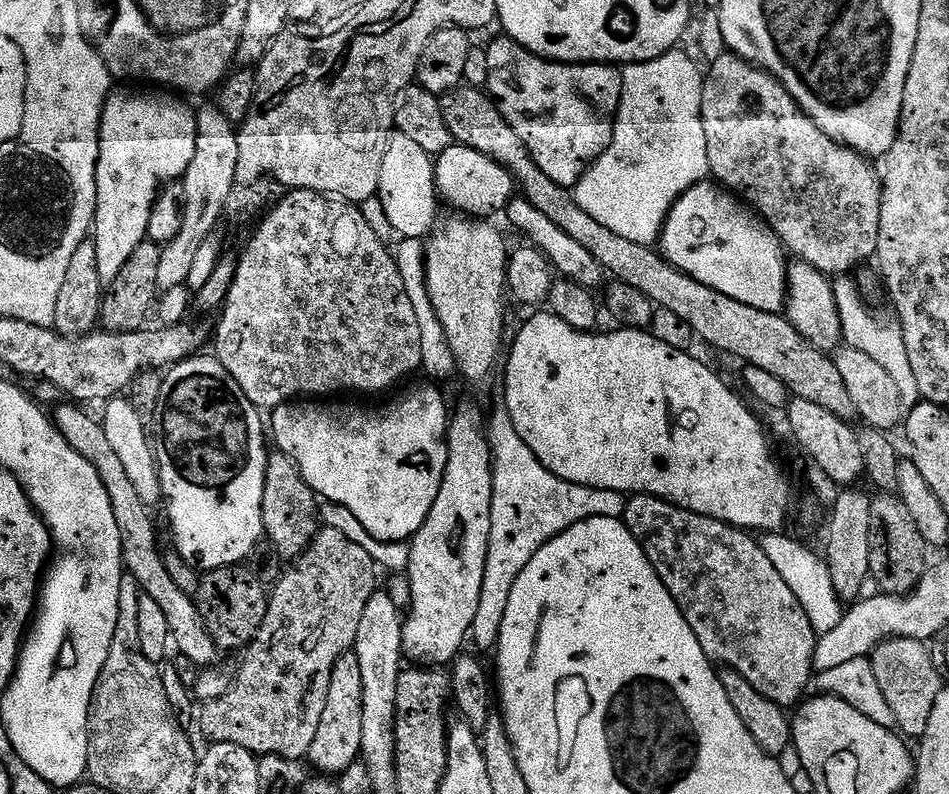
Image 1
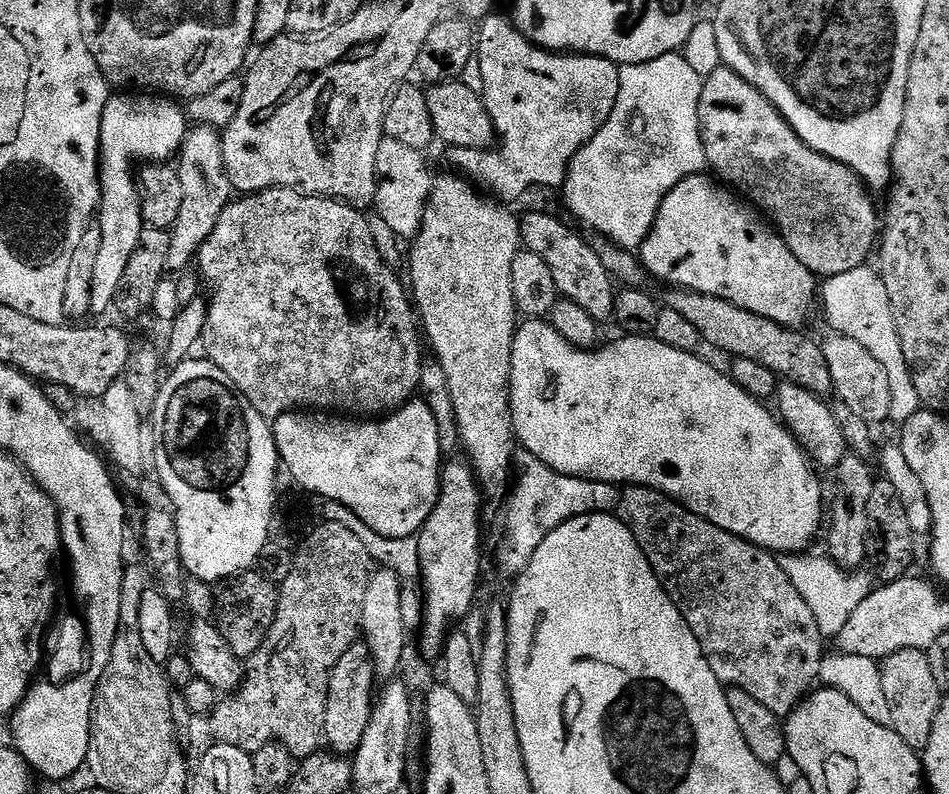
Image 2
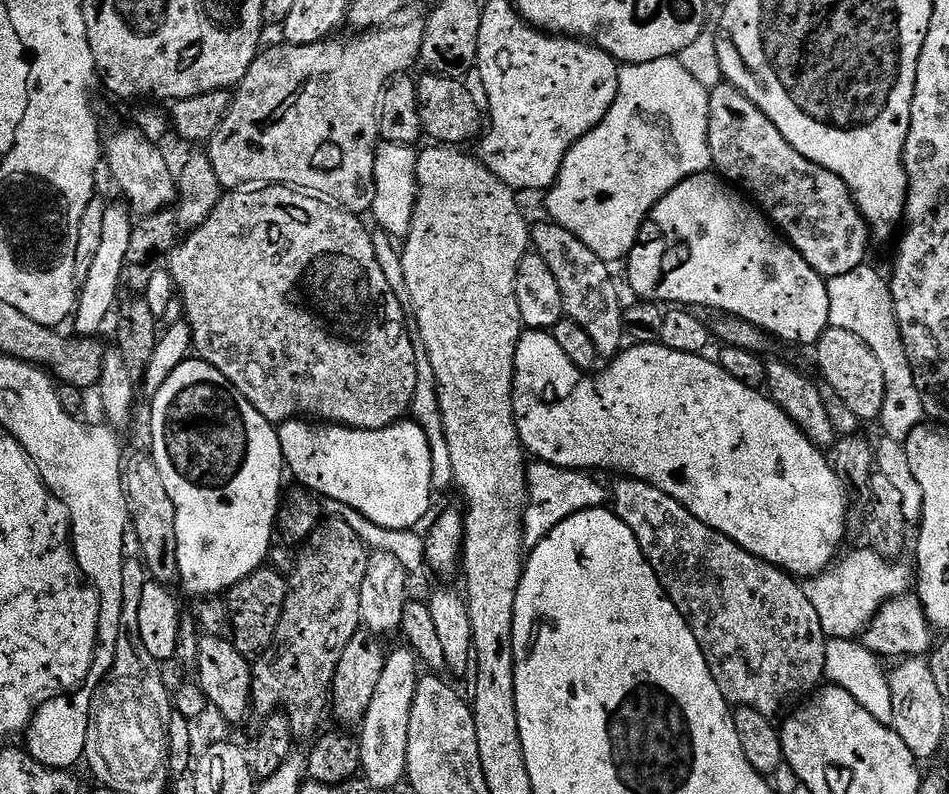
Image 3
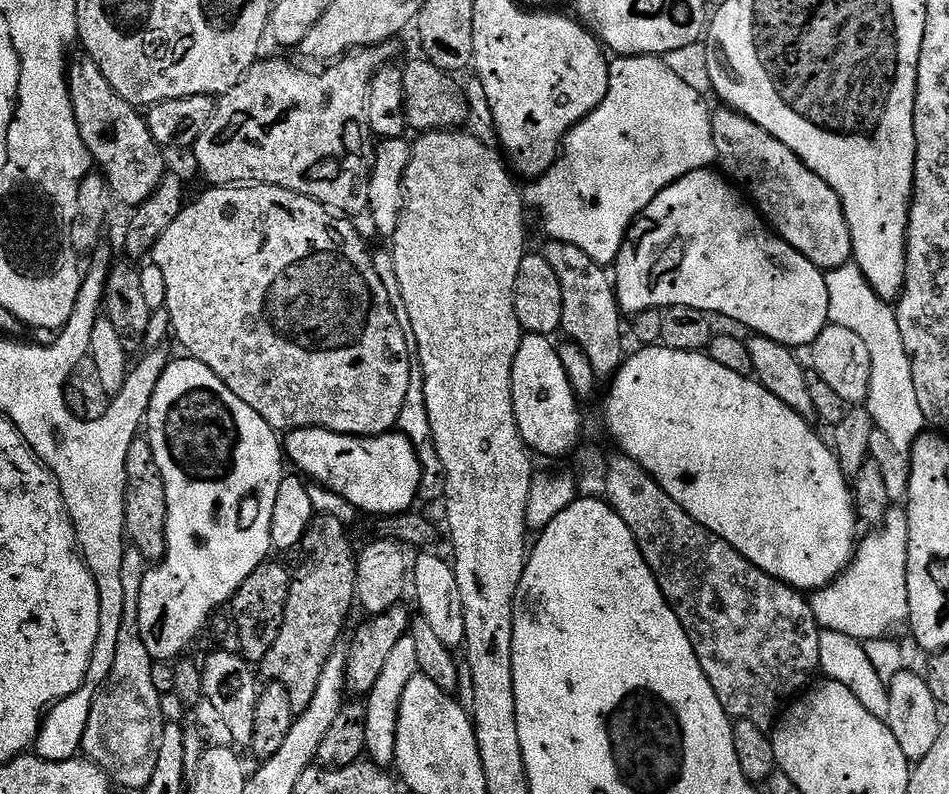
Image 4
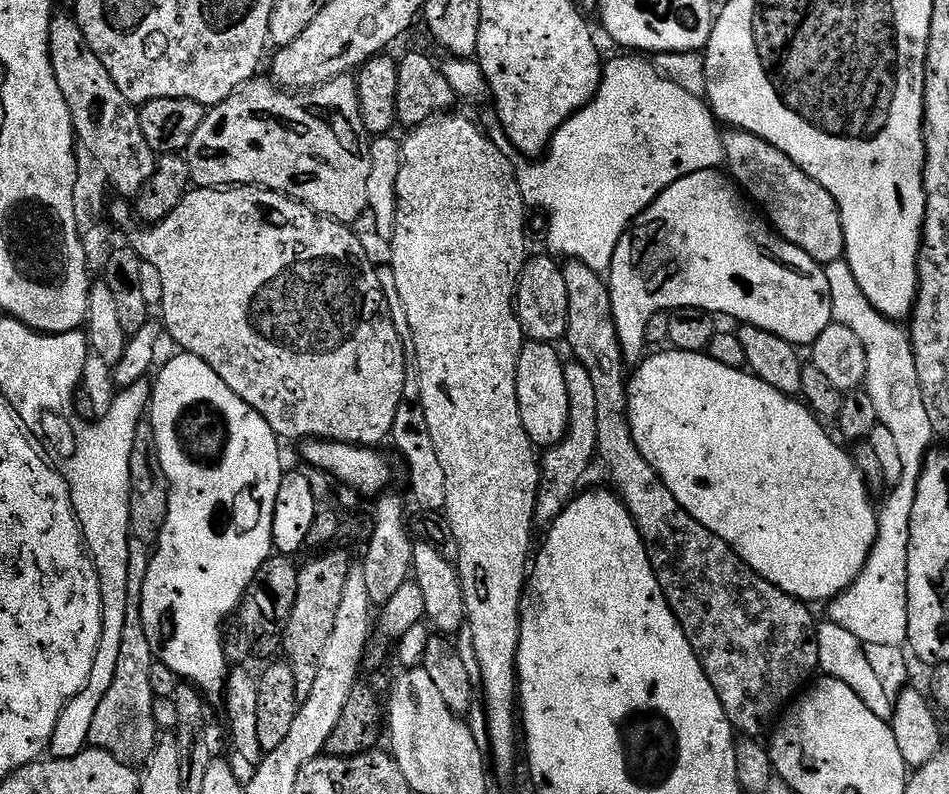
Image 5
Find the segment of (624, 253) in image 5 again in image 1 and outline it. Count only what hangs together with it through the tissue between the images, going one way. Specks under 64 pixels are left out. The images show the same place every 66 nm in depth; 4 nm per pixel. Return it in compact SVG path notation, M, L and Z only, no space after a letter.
M705 182L690 186L674 202L664 219L664 227L658 241L659 251L669 264L682 269L687 276L734 298L734 302L743 302L745 306L754 306L754 310L783 313L788 298L788 265L784 260L786 249L774 230L751 207L745 206L727 188L716 182Z

